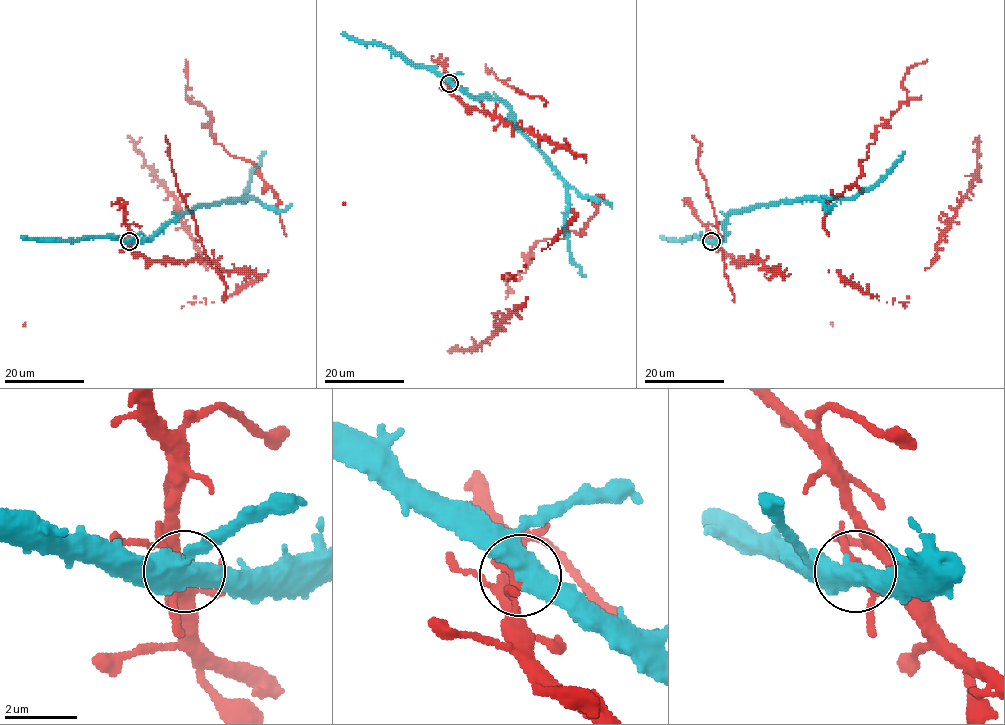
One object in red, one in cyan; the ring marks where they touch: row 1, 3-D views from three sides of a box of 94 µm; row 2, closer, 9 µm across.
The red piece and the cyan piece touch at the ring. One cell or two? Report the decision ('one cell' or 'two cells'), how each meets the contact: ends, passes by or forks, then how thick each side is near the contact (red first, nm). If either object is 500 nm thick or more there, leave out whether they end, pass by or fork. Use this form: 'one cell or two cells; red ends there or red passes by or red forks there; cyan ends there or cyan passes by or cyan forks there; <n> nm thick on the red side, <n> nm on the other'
two cells; red forks there; cyan forks there; 240 nm thick on the red side, 480 nm on the other

